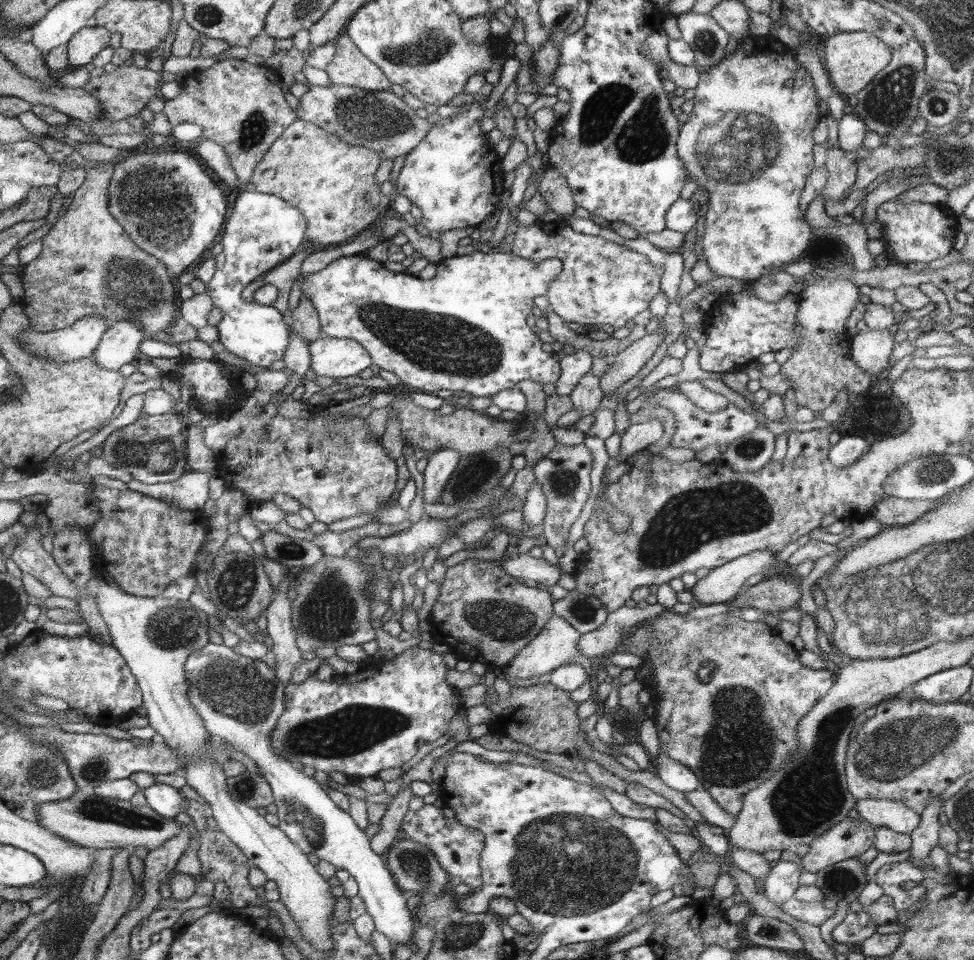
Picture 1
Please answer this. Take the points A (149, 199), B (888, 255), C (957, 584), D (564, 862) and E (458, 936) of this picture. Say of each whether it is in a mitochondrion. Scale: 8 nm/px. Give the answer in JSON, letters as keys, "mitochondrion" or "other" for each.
{"A":"mitochondrion","B":"other","C":"mitochondrion","D":"mitochondrion","E":"mitochondrion"}

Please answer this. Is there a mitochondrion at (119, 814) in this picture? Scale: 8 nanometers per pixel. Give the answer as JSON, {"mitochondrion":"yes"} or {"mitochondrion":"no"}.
{"mitochondrion":"yes"}

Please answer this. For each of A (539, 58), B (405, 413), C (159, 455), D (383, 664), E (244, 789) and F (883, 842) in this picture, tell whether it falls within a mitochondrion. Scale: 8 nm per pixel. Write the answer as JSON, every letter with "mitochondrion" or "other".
{"A":"other","B":"other","C":"mitochondrion","D":"other","E":"mitochondrion","F":"other"}

